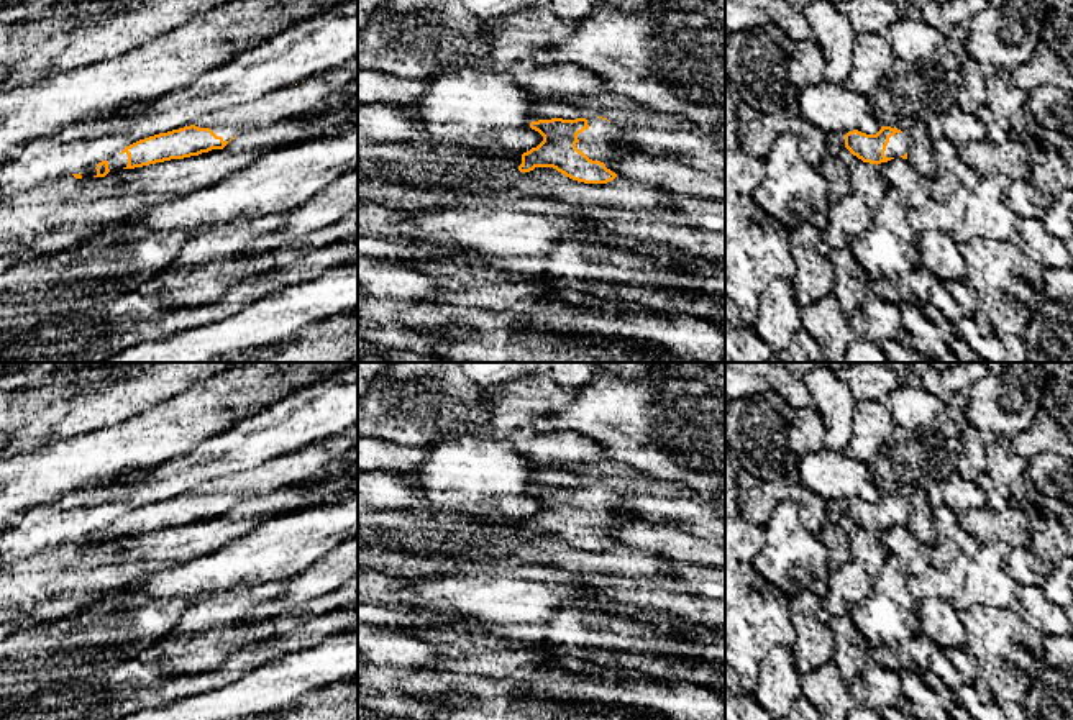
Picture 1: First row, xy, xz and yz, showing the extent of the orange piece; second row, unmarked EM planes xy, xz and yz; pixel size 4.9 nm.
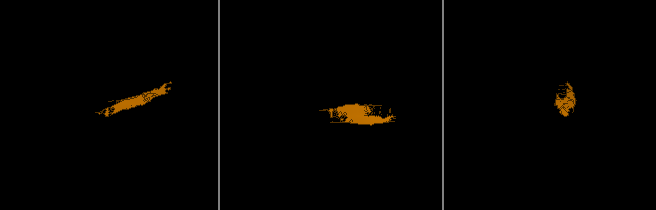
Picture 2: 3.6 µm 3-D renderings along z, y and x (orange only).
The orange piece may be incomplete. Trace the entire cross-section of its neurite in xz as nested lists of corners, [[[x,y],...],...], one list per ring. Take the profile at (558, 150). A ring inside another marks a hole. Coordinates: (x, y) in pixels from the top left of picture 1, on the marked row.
[[[602,116],[538,120],[532,121],[530,128],[538,131],[543,141],[522,154],[520,172],[553,167],[578,182],[607,184],[617,177],[605,167],[607,162],[642,154],[615,139],[623,126]]]

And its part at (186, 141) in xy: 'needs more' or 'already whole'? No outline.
needs more

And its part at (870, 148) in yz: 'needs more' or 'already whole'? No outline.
needs more

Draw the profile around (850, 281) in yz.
[[[842,248],[829,253],[829,261],[833,269],[832,294],[840,302],[843,312],[850,317],[858,310],[866,297],[868,274],[856,262],[850,248]]]

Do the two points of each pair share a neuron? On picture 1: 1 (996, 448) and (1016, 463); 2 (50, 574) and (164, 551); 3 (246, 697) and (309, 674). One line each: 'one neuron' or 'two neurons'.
1: one neuron
2: one neuron
3: one neuron

